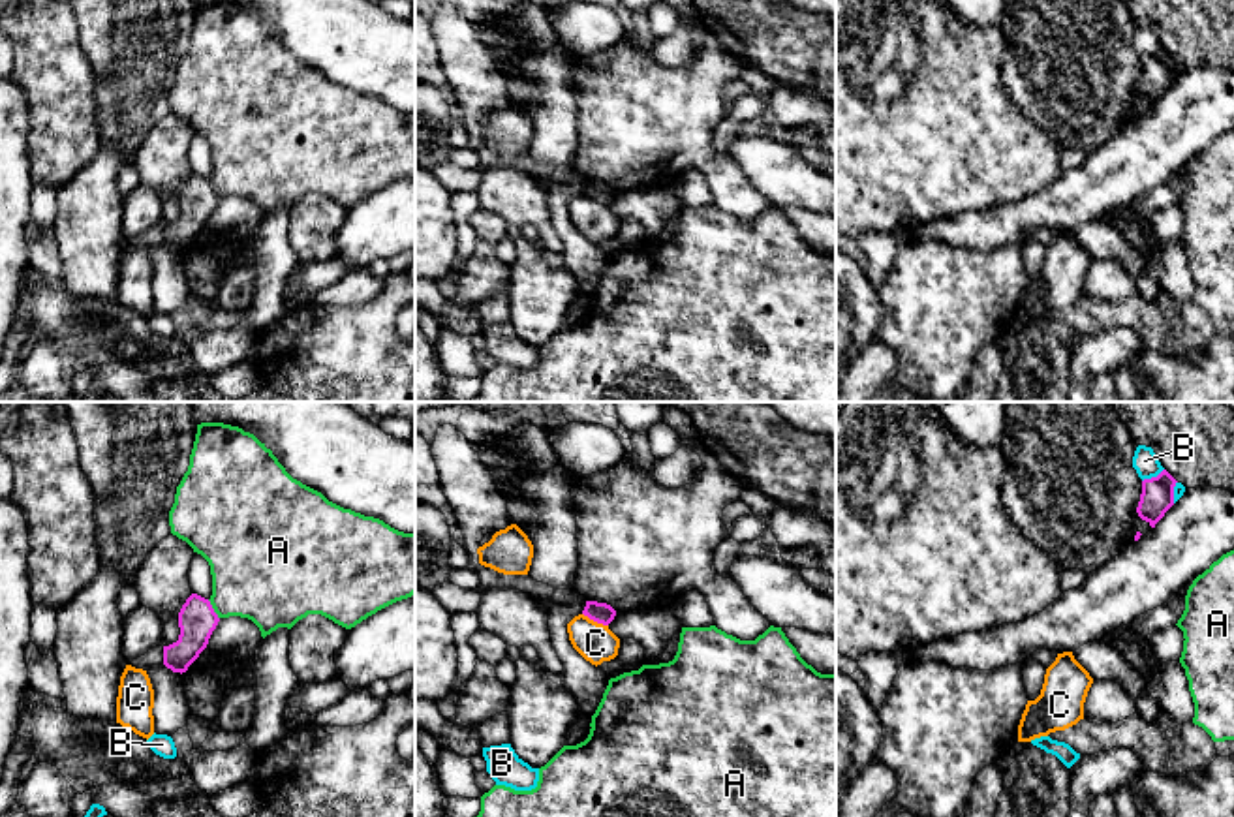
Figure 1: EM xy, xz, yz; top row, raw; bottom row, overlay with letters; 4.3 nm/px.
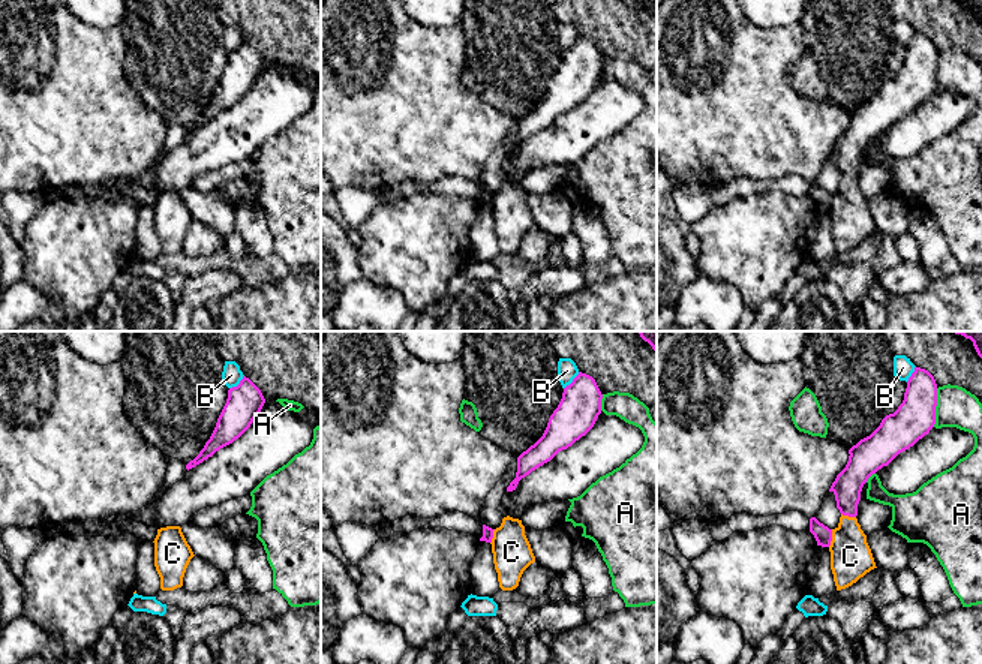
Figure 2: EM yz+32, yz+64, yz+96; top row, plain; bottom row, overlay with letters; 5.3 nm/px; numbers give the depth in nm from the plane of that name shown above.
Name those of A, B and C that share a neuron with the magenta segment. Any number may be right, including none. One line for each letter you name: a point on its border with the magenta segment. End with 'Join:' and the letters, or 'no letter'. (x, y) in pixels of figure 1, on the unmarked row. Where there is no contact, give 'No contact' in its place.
C: Touches magenta at xz (596, 200)
Join: C

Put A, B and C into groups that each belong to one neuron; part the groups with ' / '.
A / B / C

